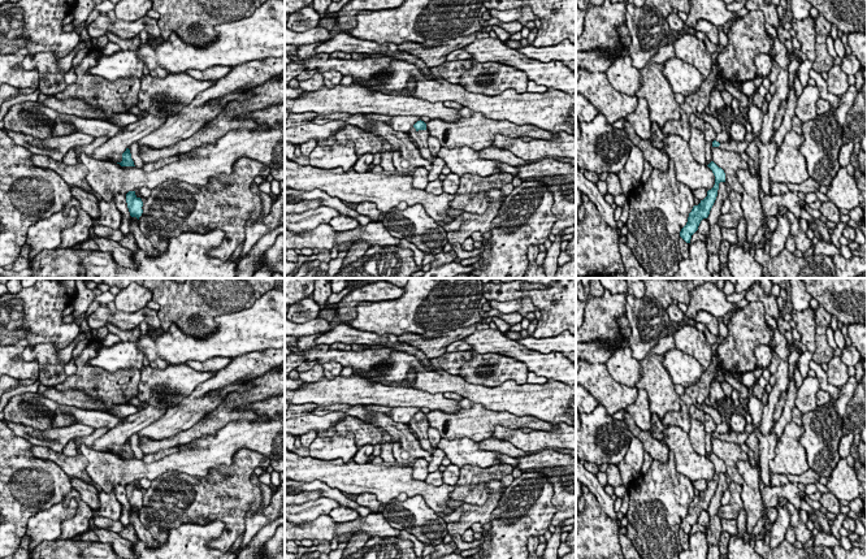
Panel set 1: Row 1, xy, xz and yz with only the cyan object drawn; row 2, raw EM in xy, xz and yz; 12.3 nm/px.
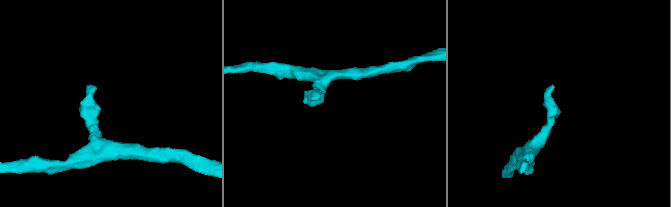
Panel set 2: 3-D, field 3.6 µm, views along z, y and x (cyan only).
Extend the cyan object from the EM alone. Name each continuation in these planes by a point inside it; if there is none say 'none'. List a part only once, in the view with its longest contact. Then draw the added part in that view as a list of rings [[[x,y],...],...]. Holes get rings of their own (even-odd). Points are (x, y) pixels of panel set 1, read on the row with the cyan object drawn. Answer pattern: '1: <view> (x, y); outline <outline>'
1: xz (420, 138); outline [[[413,126],[411,127],[408,135],[411,136],[411,139],[415,142],[416,147],[420,151],[420,155],[429,160],[430,162],[434,161],[434,157],[432,156],[429,147],[428,147],[428,138],[429,138],[429,133],[428,130],[416,130]]]

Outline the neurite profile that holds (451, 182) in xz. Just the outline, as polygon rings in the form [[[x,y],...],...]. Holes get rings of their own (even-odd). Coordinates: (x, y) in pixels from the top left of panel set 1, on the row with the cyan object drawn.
[[[450,173],[446,176],[446,178],[442,181],[443,192],[455,195],[459,186],[460,186],[460,176],[456,176],[454,173]]]

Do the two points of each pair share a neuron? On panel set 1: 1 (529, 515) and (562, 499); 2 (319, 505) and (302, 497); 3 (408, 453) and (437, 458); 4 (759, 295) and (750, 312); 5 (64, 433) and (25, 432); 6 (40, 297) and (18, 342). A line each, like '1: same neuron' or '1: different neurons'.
1: different neurons
2: different neurons
3: different neurons
4: different neurons
5: same neuron
6: same neuron

